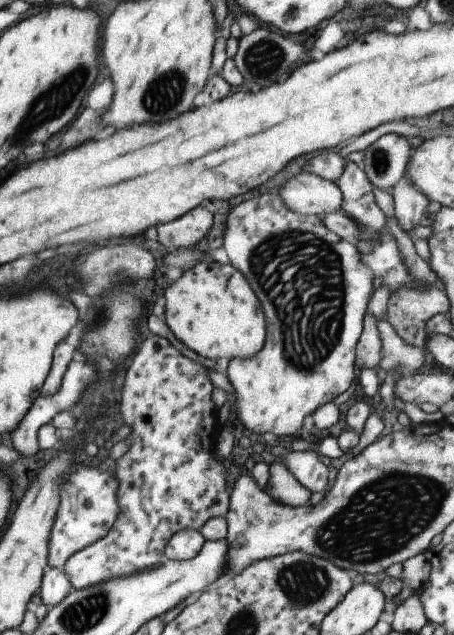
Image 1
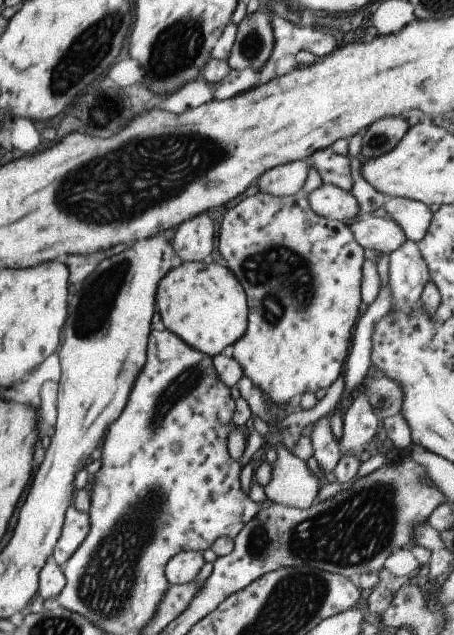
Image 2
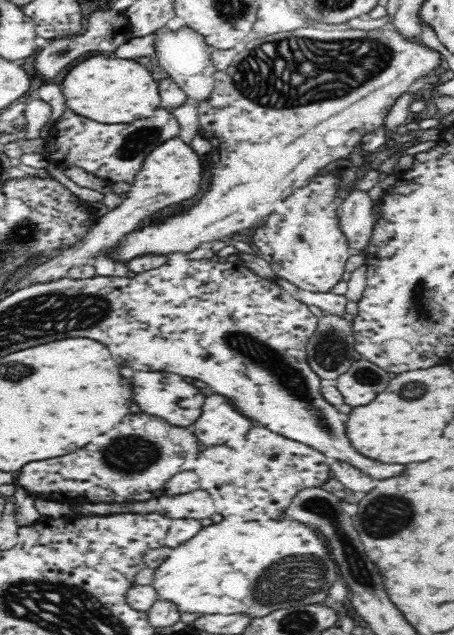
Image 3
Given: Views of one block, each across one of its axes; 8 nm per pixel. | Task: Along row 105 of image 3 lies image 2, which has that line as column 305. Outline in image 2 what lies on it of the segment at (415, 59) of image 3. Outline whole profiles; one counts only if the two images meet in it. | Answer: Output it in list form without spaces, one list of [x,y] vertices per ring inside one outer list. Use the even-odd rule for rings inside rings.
[[[259,191],[225,212],[217,248],[249,302],[245,335],[233,344],[231,352],[242,376],[277,406],[293,396],[329,388],[342,375],[354,325],[363,308],[360,285],[364,250],[352,238],[347,223],[314,214],[301,192],[275,197]],[[285,270],[293,270],[293,278]]]

